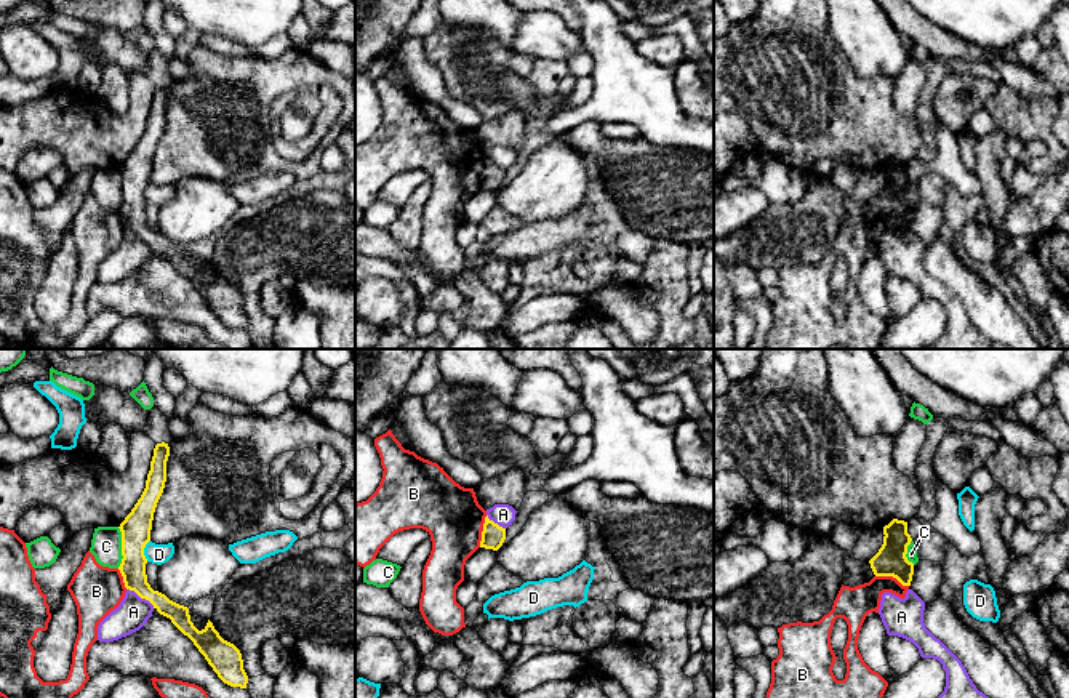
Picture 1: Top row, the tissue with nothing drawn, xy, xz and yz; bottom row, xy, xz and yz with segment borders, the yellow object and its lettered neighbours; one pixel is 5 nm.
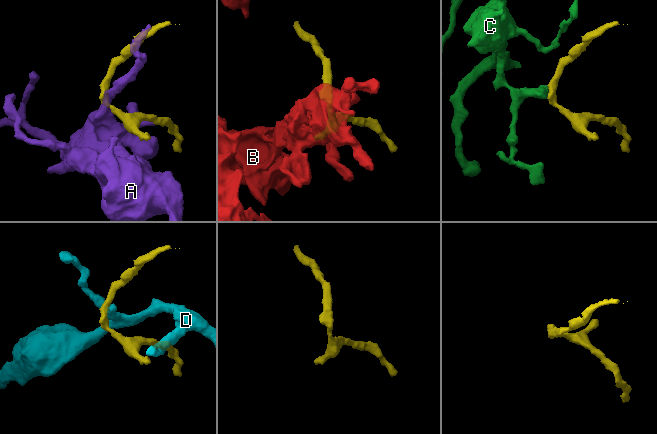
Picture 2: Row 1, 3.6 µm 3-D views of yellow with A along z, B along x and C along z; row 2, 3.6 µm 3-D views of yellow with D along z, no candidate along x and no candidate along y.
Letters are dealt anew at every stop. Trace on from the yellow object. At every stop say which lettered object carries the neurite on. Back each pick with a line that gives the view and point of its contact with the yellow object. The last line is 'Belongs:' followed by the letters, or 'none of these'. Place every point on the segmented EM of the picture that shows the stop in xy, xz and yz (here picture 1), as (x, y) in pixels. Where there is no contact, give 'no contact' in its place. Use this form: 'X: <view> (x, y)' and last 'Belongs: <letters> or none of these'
Belongs: none of these

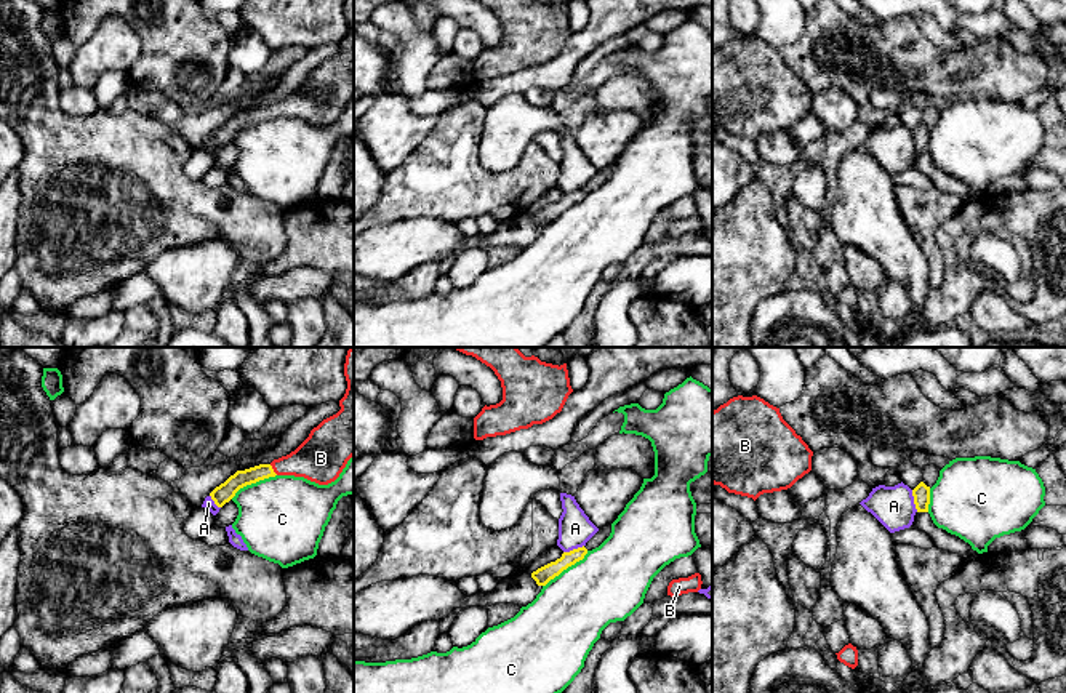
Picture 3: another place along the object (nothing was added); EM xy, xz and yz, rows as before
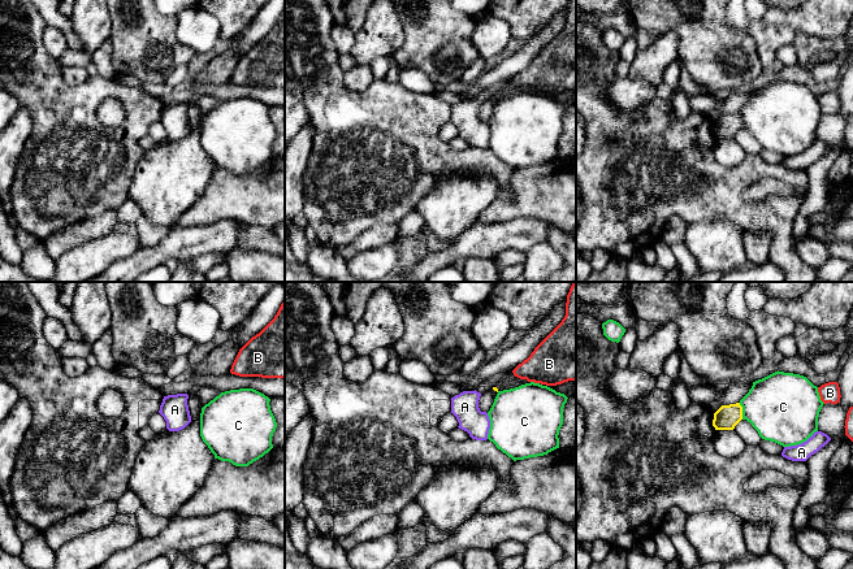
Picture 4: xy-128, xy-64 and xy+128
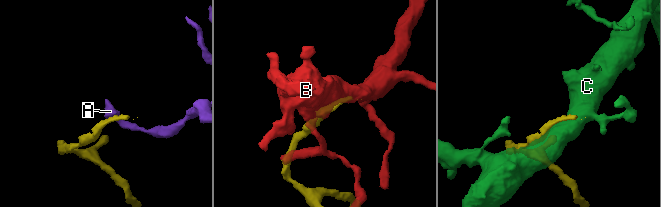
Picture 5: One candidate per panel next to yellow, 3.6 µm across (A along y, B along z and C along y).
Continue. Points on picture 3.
B: xy (272, 469)
Belongs: B

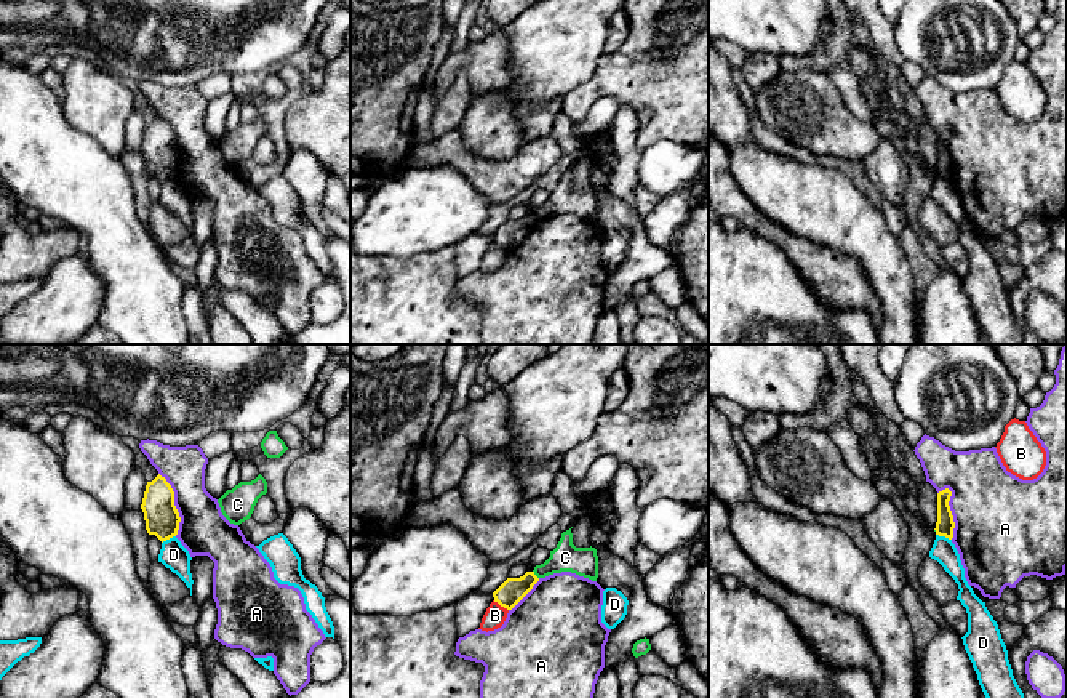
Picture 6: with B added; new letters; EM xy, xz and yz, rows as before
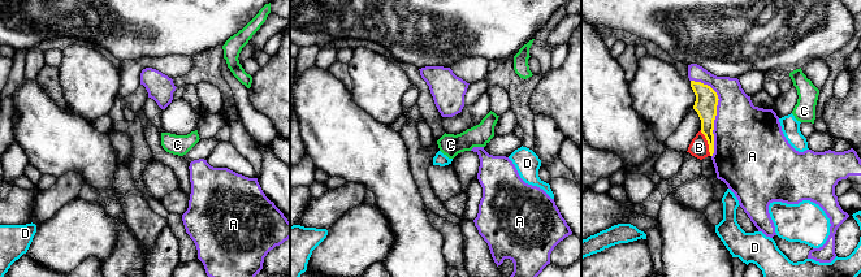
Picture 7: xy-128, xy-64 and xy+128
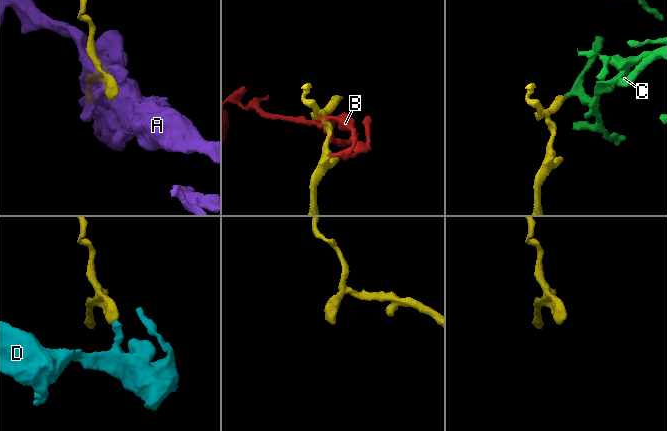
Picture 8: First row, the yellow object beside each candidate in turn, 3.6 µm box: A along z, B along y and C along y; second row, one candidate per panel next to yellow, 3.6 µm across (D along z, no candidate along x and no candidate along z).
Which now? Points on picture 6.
Belongs: none of these

